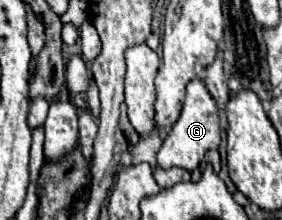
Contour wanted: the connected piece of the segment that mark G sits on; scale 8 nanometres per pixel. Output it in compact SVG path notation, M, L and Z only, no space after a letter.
M194 78L186 86L186 98L184 98L182 112L180 112L176 124L172 126L172 130L168 132L162 148L158 150L158 166L160 168L180 166L180 168L186 168L186 170L192 172L194 168L198 168L204 154L208 150L216 150L218 144L220 144L218 104L212 98L212 94L206 90L204 82L200 78Z

